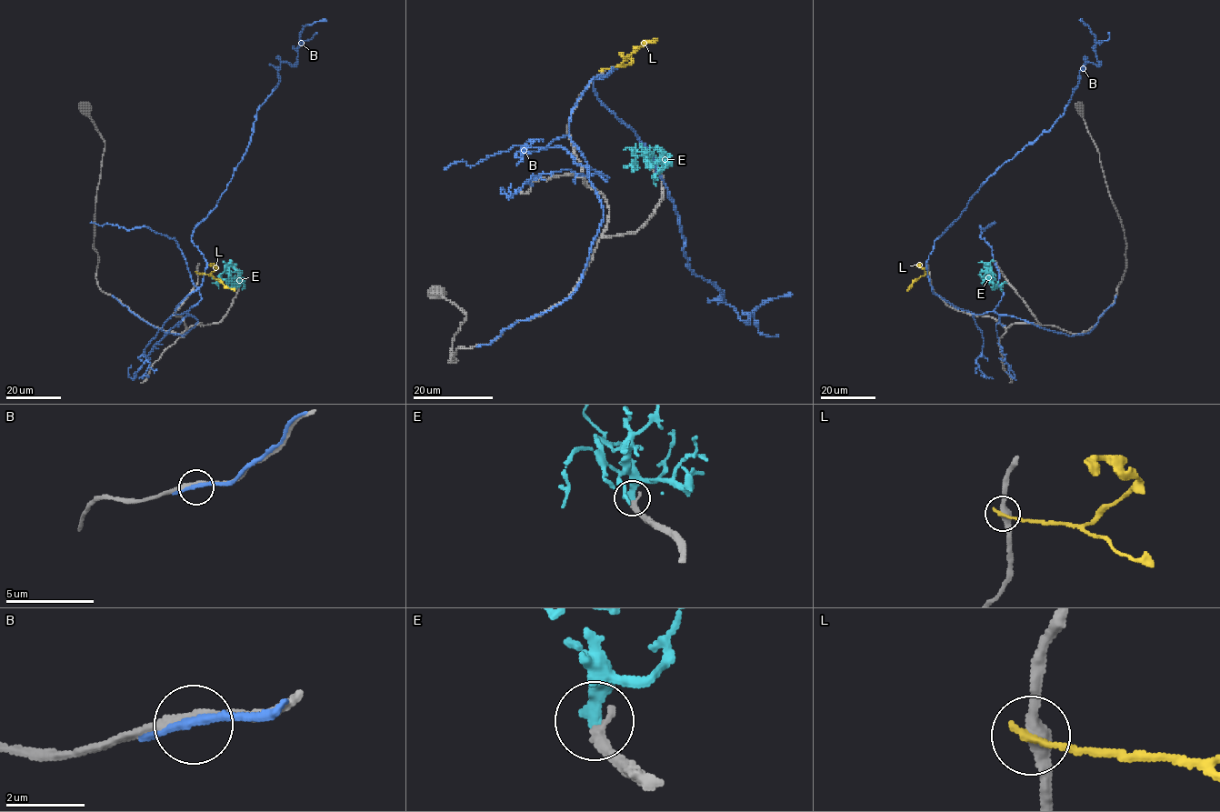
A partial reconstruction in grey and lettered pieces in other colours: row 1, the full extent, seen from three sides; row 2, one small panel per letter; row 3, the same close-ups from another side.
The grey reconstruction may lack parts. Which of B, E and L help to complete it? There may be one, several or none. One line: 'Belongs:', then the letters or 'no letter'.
Belongs: no letter

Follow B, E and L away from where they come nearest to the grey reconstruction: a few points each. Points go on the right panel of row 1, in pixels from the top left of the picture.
B: (1114, 298), (1070, 335), (954, 306), (927, 274), (934, 241), (1048, 130), (1084, 64), (1099, 65), (1080, 20)
E: (994, 260), (990, 265), (990, 279), (998, 286), (1007, 282)
L: (928, 273), (906, 290)

